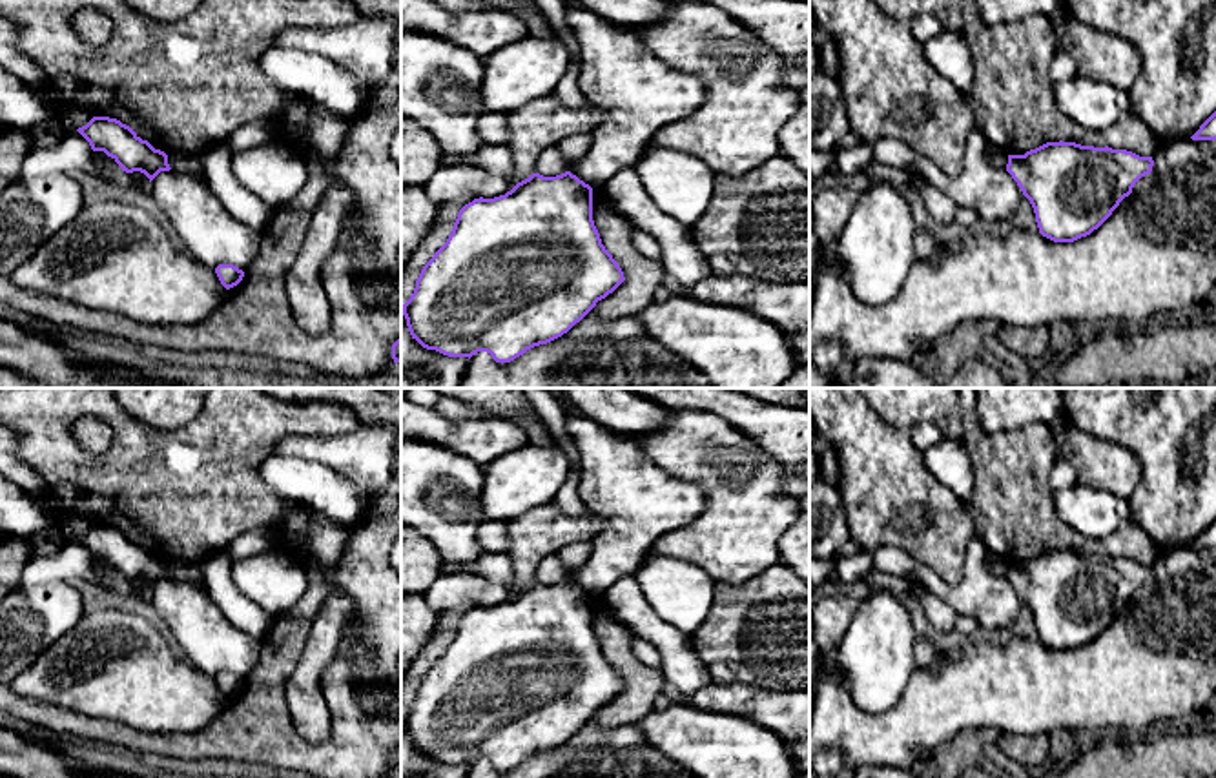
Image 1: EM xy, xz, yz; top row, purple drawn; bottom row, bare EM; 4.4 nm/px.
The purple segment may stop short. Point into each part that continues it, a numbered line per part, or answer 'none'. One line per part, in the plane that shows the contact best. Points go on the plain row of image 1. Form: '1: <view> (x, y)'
none

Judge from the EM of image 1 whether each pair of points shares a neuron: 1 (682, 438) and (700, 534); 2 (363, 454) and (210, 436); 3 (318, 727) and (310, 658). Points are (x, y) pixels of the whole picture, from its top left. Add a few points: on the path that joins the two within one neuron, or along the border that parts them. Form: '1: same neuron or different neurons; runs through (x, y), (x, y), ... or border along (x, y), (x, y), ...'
1: same neuron; runs through (697, 461), (715, 483), (715, 511)
2: different neurons; border along (321, 436), (287, 436), (274, 452)
3: same neuron; runs through (310, 711), (310, 675)

